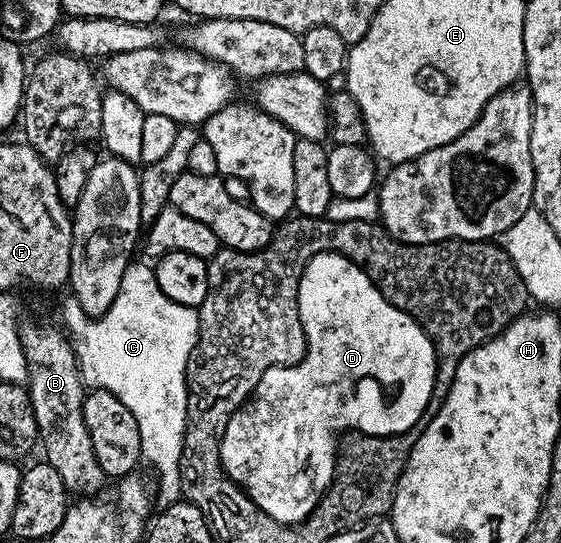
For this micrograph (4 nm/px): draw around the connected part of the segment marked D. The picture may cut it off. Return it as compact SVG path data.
M324 251L311 257L305 266L303 277L299 281L299 317L305 334L305 356L290 367L272 367L259 377L259 385L255 385L253 394L241 404L239 410L233 414L231 421L227 421L227 429L223 433L221 442L221 464L230 479L238 487L249 492L249 495L275 521L286 525L296 525L305 522L305 518L313 512L315 505L325 495L331 485L335 465L337 464L337 445L339 436L350 431L362 431L368 435L398 435L407 429L418 426L423 416L430 410L429 398L434 398L437 381L437 356L433 354L433 343L426 337L425 331L407 313L403 313L383 293L379 293L377 286L347 257L336 255L334 251Z

